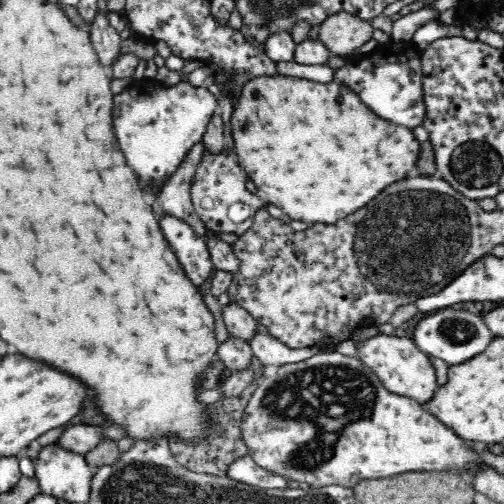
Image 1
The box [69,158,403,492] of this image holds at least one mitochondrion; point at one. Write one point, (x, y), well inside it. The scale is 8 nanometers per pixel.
(329, 398)

